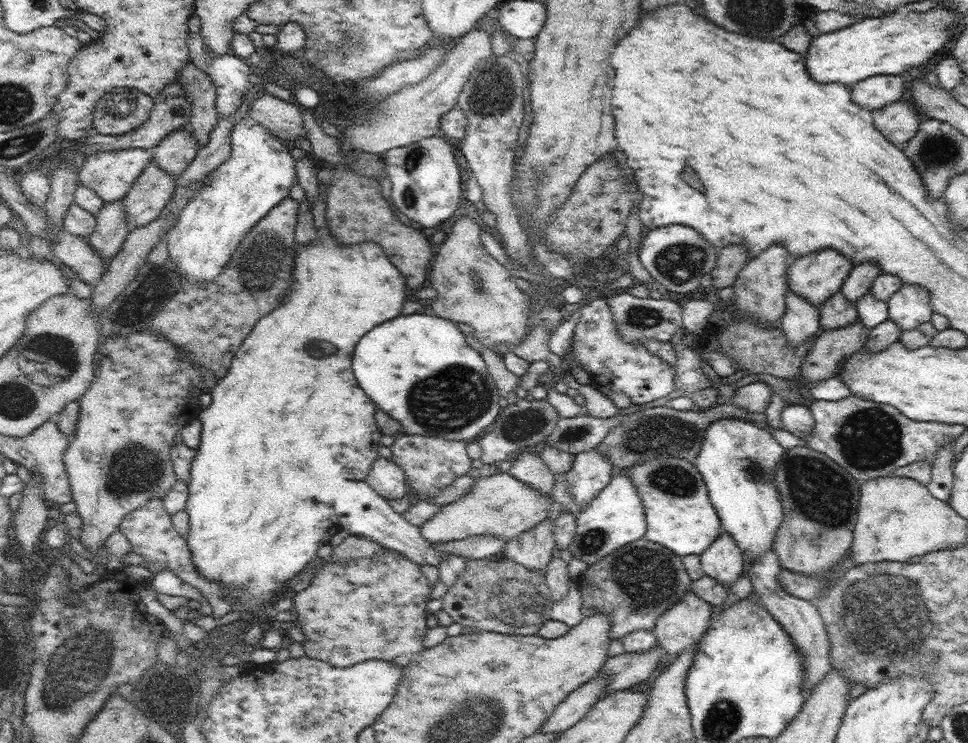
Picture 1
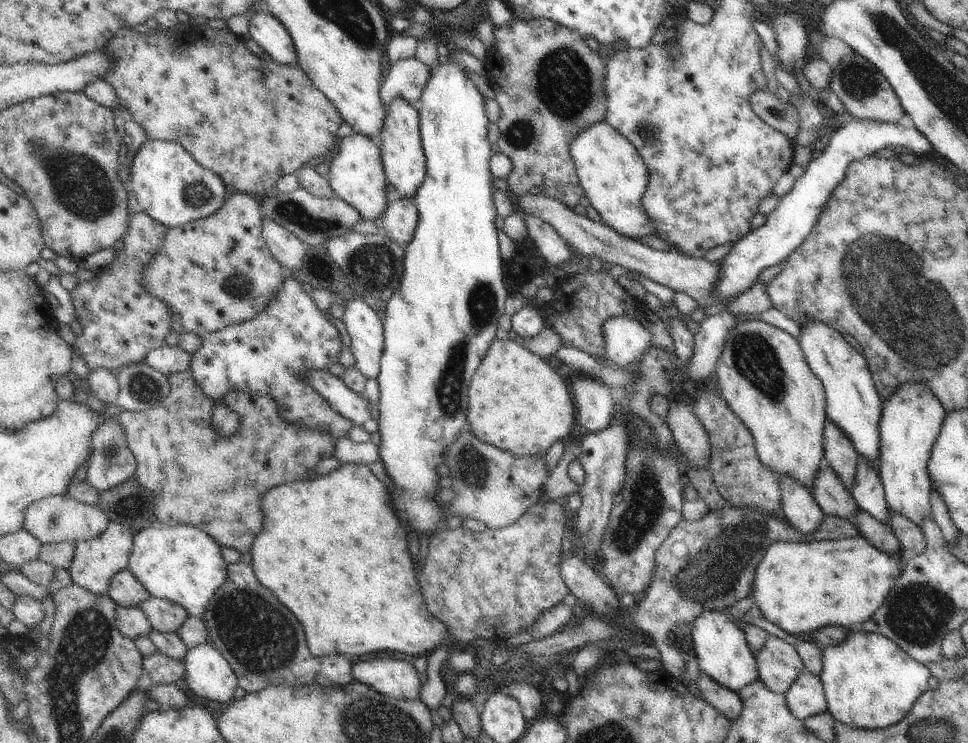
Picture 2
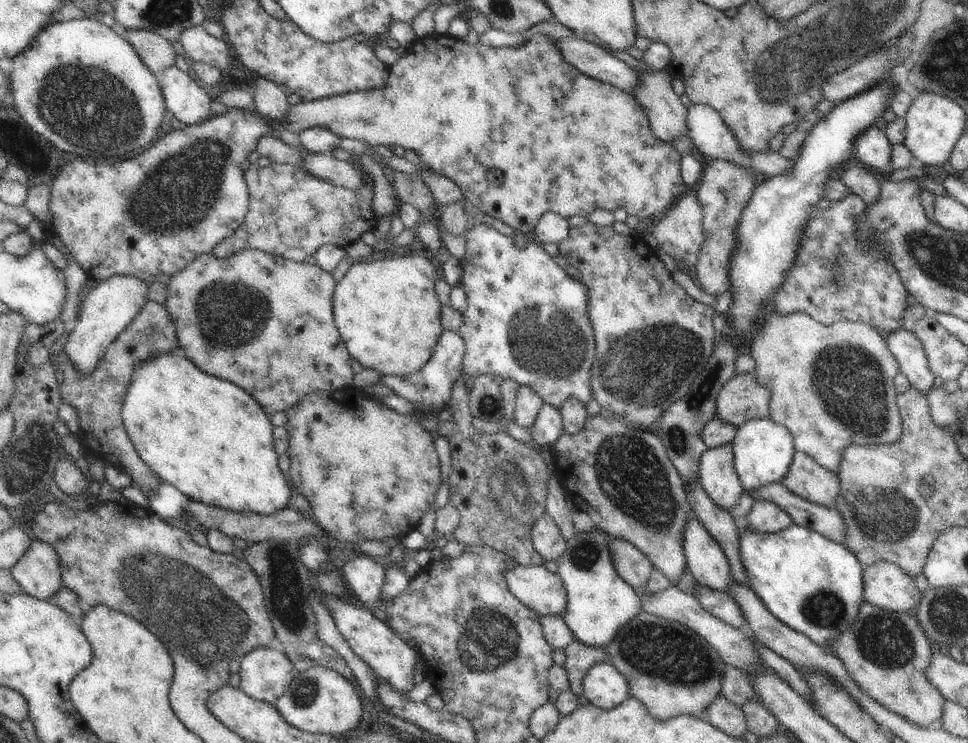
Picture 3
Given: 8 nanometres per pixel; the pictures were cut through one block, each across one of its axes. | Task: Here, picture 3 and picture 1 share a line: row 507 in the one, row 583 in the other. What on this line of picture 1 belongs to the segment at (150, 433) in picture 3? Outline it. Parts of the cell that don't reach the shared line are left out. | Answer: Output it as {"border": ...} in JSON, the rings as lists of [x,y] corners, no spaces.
{"border":[[[326,236],[322,242],[315,241],[312,245],[298,246],[296,249],[296,284],[292,290],[290,290],[290,296],[284,298],[286,300],[284,306],[280,308],[276,306],[276,310],[264,315],[254,325],[252,332],[242,341],[240,348],[232,358],[226,376],[218,380],[214,386],[213,402],[198,413],[198,418],[202,422],[202,432],[200,445],[196,449],[196,457],[192,459],[190,467],[190,483],[187,484],[188,500],[185,511],[189,514],[190,529],[188,529],[185,540],[192,552],[192,564],[198,568],[198,574],[202,574],[202,577],[208,581],[215,581],[229,589],[227,596],[233,599],[231,600],[233,611],[229,618],[245,620],[246,615],[262,608],[266,601],[283,588],[283,584],[287,586],[287,583],[317,556],[316,552],[320,546],[329,544],[332,535],[341,529],[338,514],[334,506],[330,504],[330,498],[336,494],[336,490],[332,490],[330,484],[336,478],[366,480],[372,469],[372,462],[380,456],[378,448],[381,446],[380,438],[383,434],[374,418],[376,406],[364,394],[364,390],[360,390],[352,374],[352,354],[354,354],[354,346],[368,330],[400,314],[406,301],[404,300],[406,298],[404,276],[396,270],[396,266],[392,266],[392,262],[384,256],[380,246],[376,244],[338,246],[332,236]]]}

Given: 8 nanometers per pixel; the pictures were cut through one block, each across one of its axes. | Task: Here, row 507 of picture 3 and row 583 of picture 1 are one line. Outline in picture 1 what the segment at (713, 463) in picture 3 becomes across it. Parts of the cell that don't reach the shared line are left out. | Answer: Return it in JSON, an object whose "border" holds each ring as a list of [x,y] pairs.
{"border":[[[722,531],[700,555],[702,570],[729,590],[742,575],[743,555],[736,540]]]}

